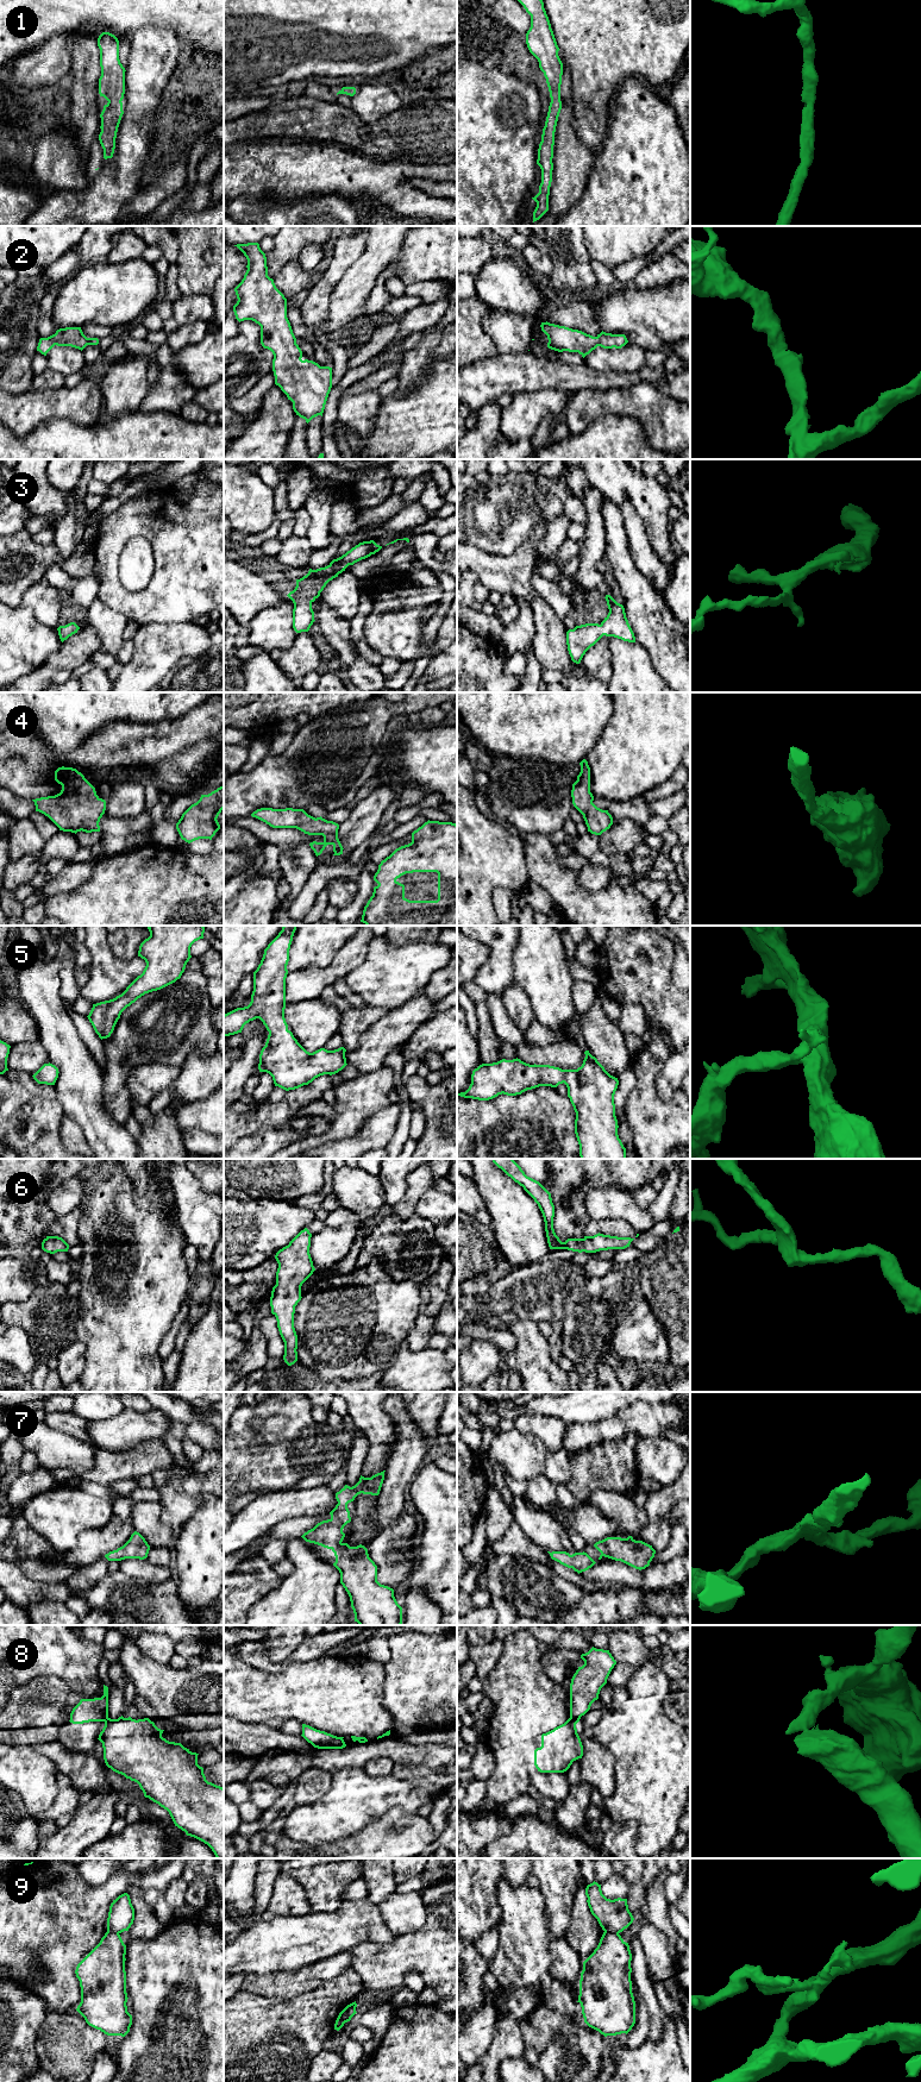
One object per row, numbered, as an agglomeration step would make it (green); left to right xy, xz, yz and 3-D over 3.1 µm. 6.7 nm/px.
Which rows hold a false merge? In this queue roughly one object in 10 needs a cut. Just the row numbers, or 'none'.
8, 9

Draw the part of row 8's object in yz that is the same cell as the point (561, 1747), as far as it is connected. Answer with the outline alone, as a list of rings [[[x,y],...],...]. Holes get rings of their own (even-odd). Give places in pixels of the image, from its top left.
[[[569,1718],[541,1735],[541,1747],[534,1750],[534,1766],[540,1773],[564,1773],[582,1756],[583,1745],[576,1724]]]

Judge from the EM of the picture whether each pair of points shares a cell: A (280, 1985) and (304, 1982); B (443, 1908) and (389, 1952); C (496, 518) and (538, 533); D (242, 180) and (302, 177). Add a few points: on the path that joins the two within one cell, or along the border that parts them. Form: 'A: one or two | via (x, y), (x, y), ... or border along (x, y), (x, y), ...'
A: one | via (286, 1985), (298, 1982)
B: one | via (437, 1924), (408, 1952), (405, 1952)
C: two | border along (546, 522), (539, 520), (533, 532), (513, 551)
D: one | via (257, 177), (287, 177)

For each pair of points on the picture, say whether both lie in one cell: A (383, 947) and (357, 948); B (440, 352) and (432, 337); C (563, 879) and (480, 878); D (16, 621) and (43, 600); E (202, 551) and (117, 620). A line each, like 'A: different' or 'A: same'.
A: different
B: different
C: different
D: different
E: different

